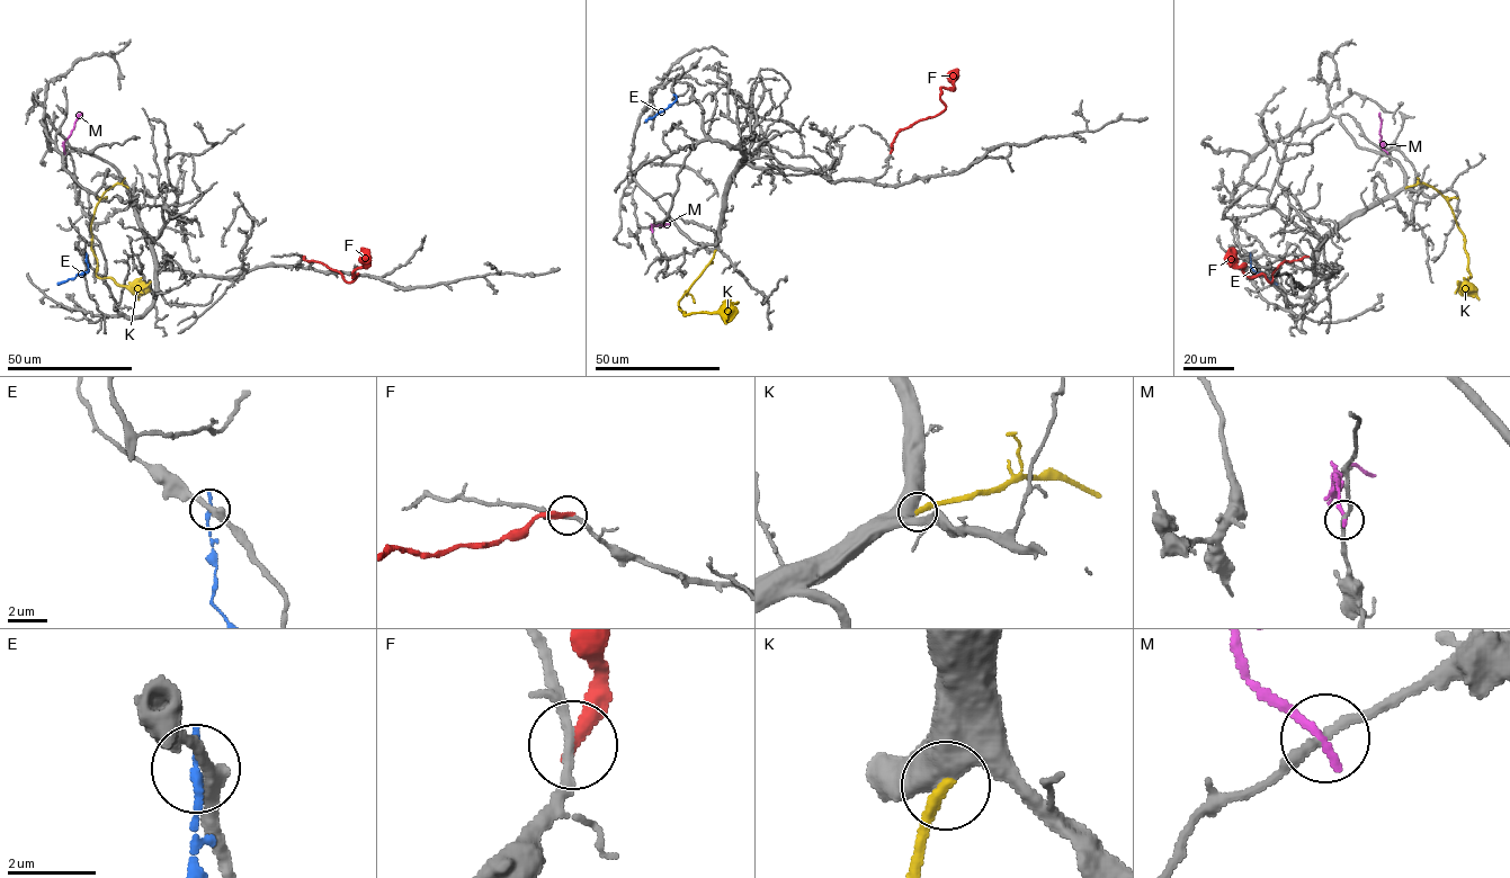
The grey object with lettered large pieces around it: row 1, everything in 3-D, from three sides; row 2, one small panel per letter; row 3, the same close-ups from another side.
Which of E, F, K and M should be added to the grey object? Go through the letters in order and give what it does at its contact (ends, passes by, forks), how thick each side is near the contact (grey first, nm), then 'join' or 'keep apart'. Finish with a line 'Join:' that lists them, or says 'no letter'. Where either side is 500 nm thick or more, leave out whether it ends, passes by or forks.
E: it ends; calibres 340 and 240 nm; keep apart
F: it ends; calibres 200 and 360 nm; keep apart
K: calibres 550 and 300 nm; join
M: it ends; calibres 200 and 220 nm; keep apart
Join: K

